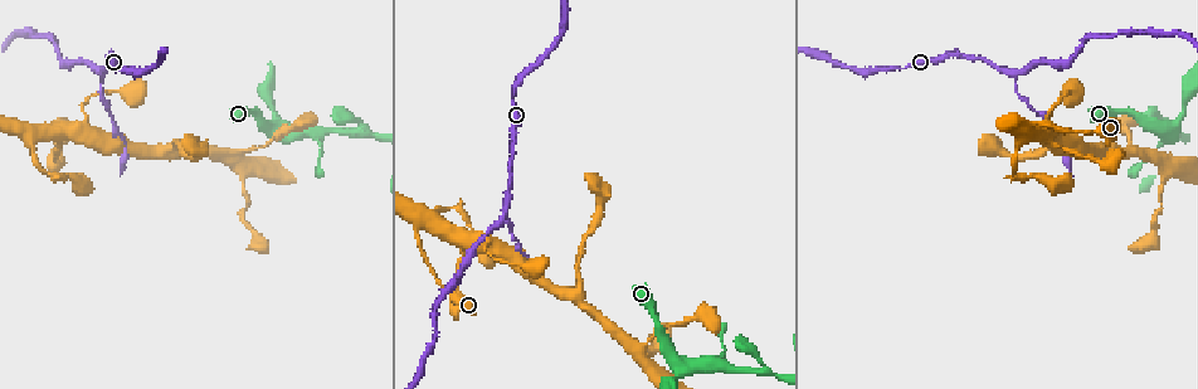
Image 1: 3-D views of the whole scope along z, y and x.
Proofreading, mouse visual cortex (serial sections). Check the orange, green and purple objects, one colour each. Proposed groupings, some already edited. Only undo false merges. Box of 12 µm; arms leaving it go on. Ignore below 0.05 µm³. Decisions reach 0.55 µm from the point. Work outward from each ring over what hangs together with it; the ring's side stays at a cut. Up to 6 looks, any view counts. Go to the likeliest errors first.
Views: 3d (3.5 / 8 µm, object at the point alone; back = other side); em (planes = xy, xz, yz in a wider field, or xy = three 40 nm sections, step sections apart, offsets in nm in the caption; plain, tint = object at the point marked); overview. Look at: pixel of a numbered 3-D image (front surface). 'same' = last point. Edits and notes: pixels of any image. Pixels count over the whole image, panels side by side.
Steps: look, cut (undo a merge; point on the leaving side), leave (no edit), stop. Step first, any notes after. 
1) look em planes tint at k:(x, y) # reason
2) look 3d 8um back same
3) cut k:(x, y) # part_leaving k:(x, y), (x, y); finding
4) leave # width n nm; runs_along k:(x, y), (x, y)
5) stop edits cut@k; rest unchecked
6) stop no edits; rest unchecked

look em planes tint at 1:(361, 129) # side arm on a straight run

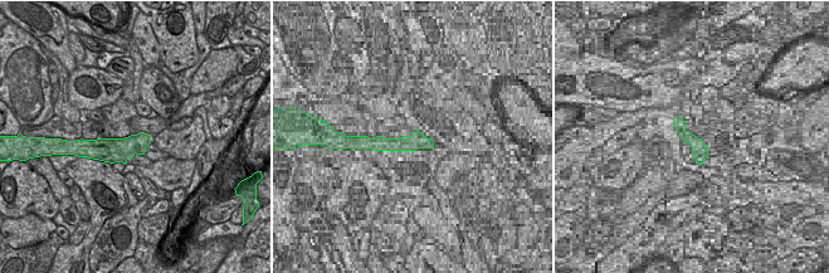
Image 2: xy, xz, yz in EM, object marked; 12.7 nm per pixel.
look 3d 3.5um same

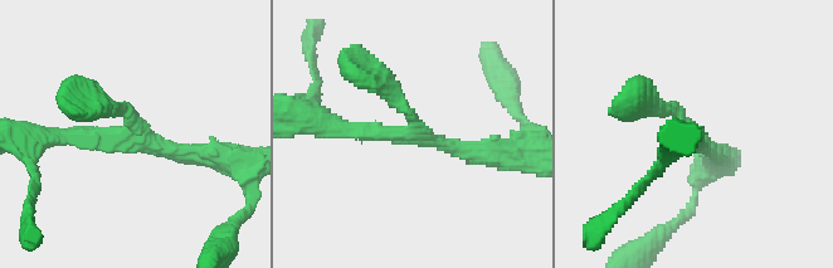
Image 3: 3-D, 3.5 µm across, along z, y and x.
leave # arms 3; runs_along 3:(325, 123), (410, 134), (410, 113), (371, 78); all the same cell

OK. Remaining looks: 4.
look 3d 3.5um at 1:(1014, 70) # a narrow waist

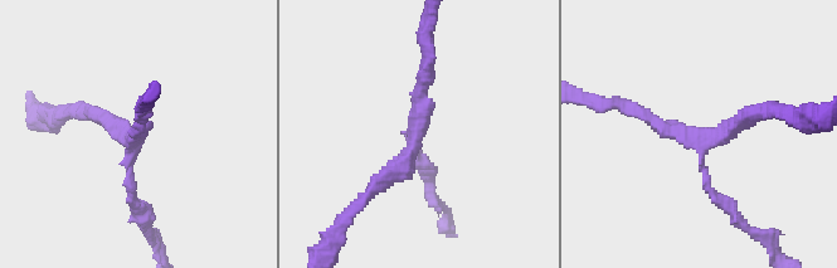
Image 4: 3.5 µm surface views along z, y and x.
look em planes tint at 4:(417, 129) # arms 3; arm_widths 150, 200, 200 nm; need the tissue

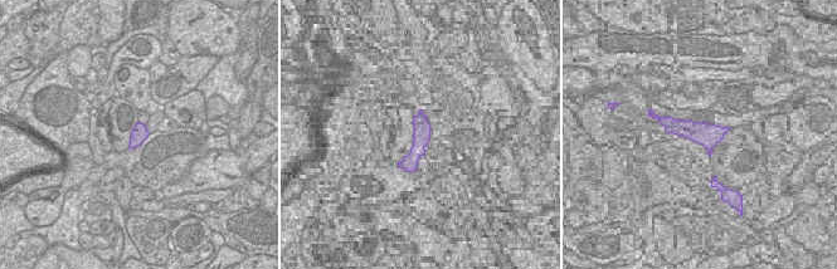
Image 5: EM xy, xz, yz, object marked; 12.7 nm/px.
leave # runs_along 4:(427, 55), (415, 142), (373, 190); all the same cell

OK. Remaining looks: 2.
look 3d 3.5um at 1:(1101, 151) # three arms meet

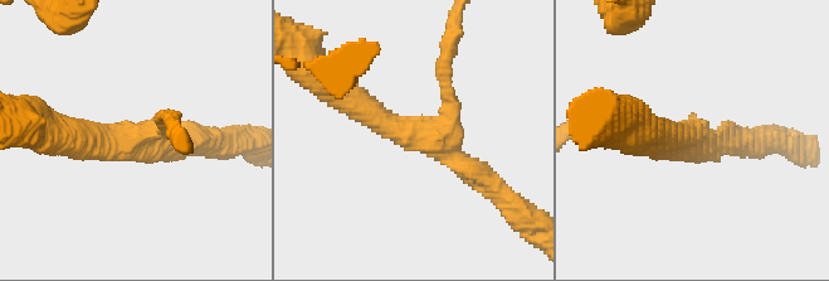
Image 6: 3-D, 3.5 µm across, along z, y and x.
look em xy step 5 tint at 6:(139, 139) # arms 3; arm_widths 200, 300, 350 nm; need the tissue

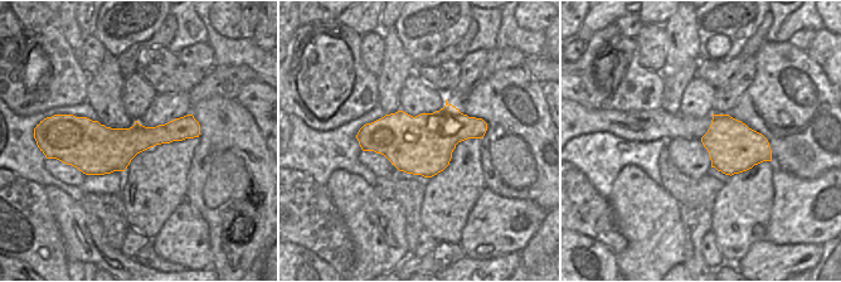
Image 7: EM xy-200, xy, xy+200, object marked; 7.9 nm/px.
leave # width 480 nm; runs_along 6:(349, 98), (449, 153), (492, 188); all the same cell

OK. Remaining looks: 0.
stop no edits; rest unchecked

